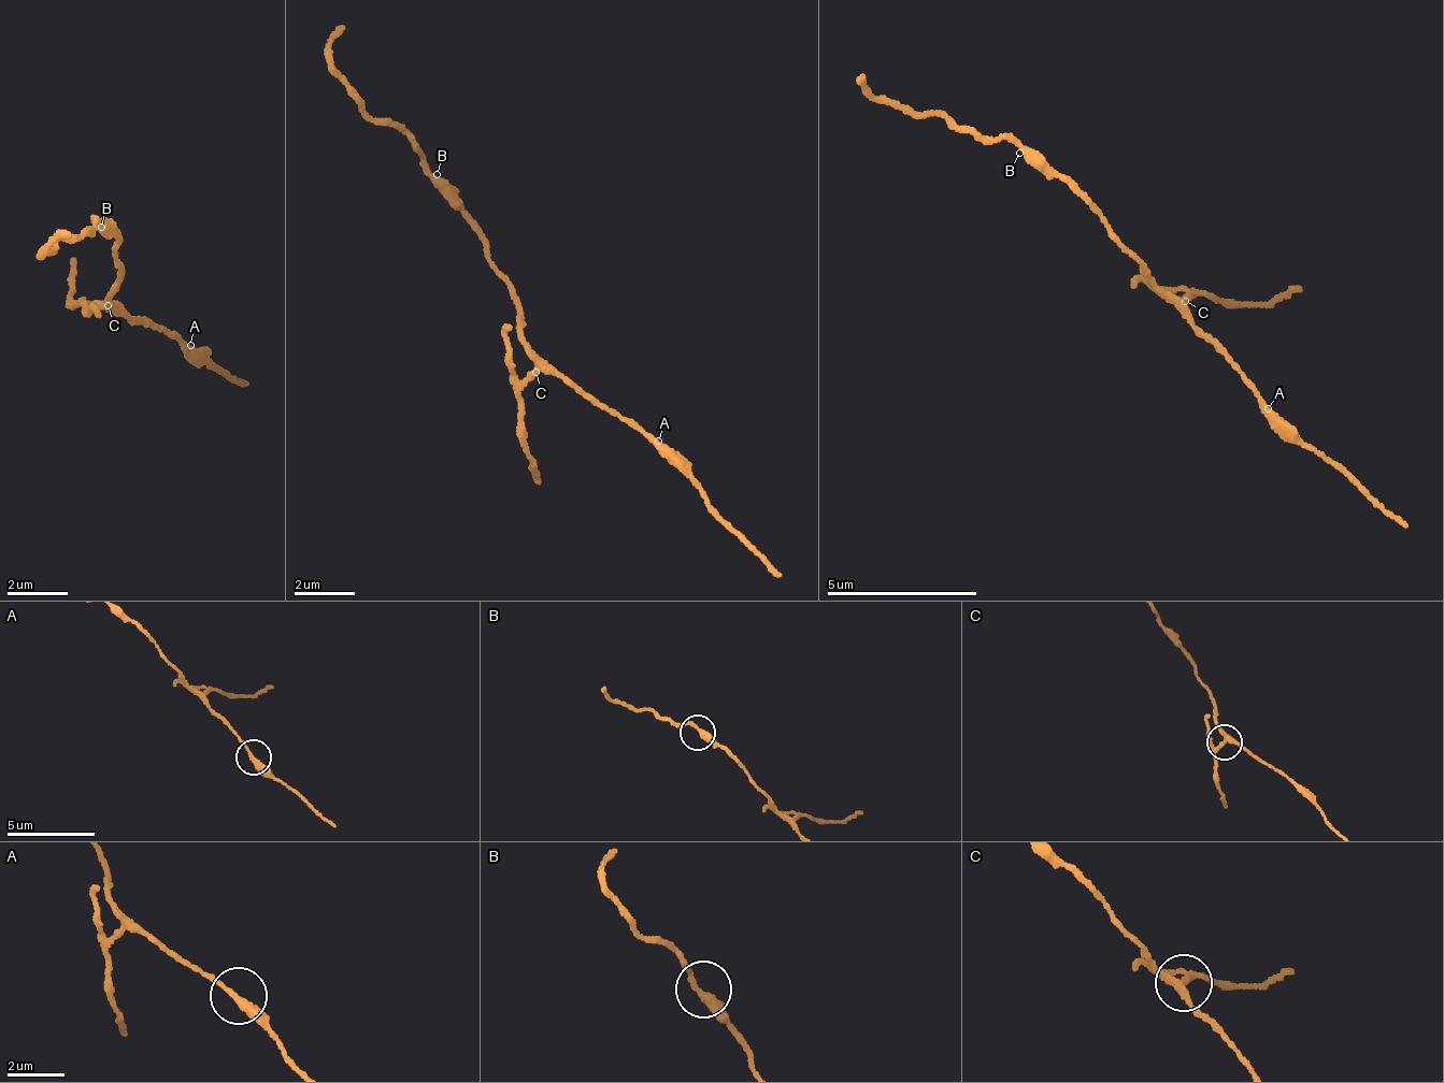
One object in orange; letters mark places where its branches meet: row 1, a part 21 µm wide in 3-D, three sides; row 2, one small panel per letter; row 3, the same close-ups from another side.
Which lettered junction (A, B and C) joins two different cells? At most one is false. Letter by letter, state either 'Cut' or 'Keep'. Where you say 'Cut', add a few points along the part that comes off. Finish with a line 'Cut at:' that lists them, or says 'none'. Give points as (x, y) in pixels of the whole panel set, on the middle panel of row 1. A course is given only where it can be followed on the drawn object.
A: Keep
B: Keep
C: Cut. Course of the part to remove: (533, 373), (522, 392), (526, 460), (541, 482)
Cut at: C

